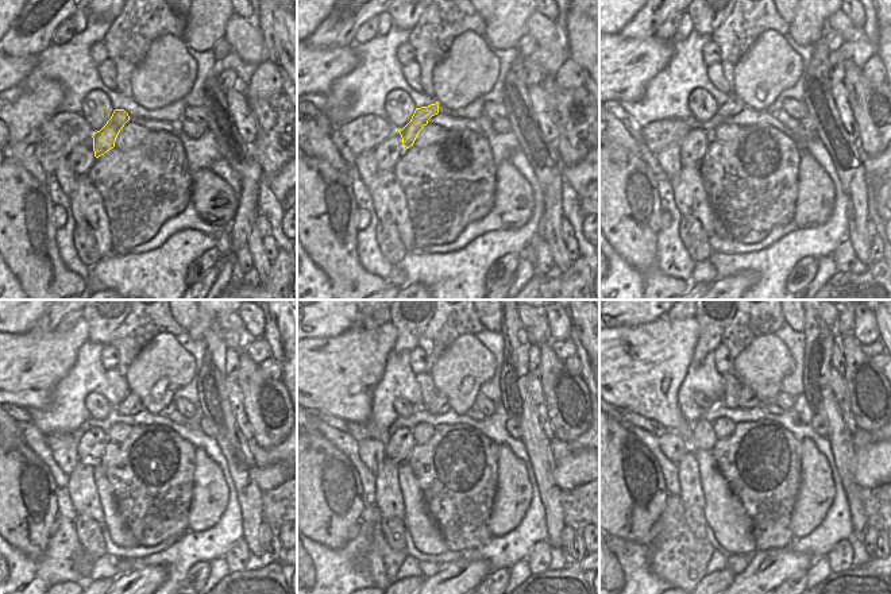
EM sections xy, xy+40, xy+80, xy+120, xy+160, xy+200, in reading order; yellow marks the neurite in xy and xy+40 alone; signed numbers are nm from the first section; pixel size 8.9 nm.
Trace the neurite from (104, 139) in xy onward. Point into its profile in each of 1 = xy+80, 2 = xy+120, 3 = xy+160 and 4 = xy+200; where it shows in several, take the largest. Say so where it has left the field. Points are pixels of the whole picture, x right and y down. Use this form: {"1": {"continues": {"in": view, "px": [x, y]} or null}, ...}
{"1": {"continues": {"in": "xy+80", "px": [733, 105]}}, "2": {"continues": {"in": "xy+120", "px": [131, 405]}}, "3": {"continues": {"in": "xy+160", "px": [439, 404]}}, "4": {"continues": {"in": "xy+200", "px": [747, 400]}}}

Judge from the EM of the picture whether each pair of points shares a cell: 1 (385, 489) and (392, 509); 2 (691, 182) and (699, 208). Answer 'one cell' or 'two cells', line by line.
1: one cell
2: one cell

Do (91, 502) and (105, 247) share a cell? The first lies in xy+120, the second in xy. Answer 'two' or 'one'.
one

